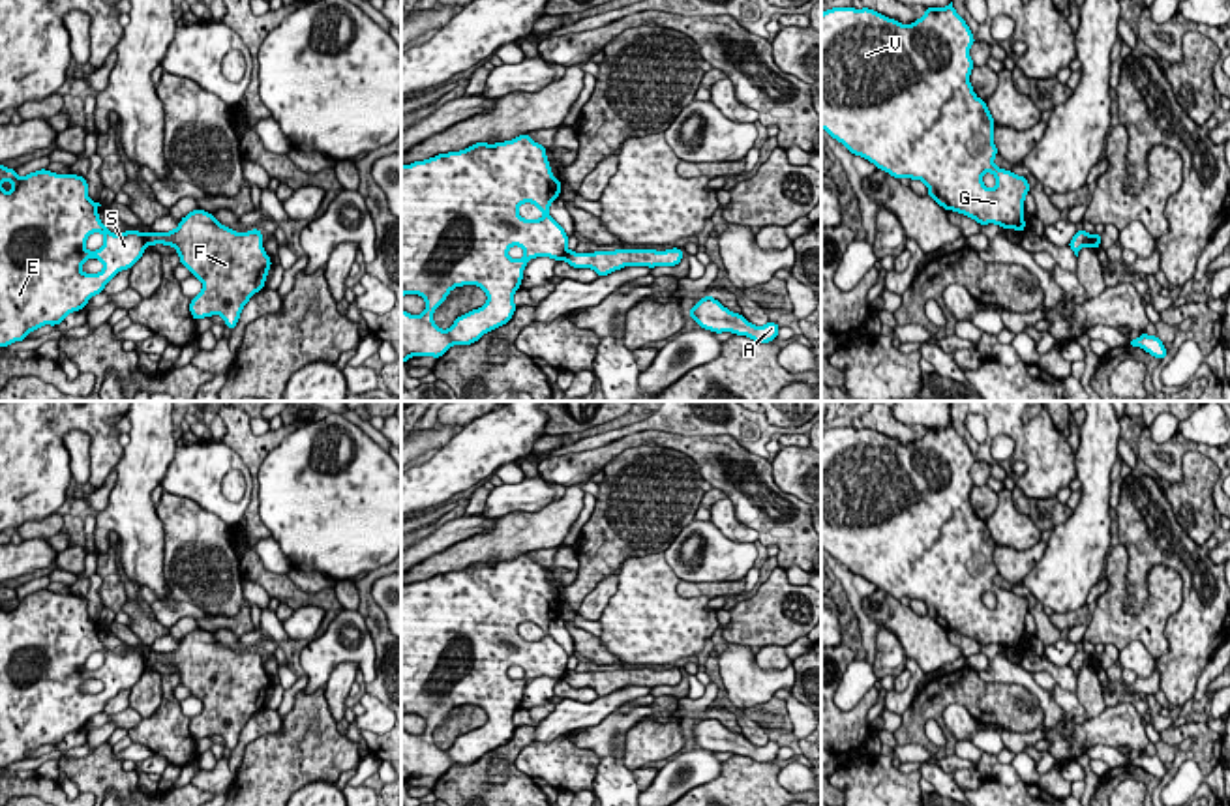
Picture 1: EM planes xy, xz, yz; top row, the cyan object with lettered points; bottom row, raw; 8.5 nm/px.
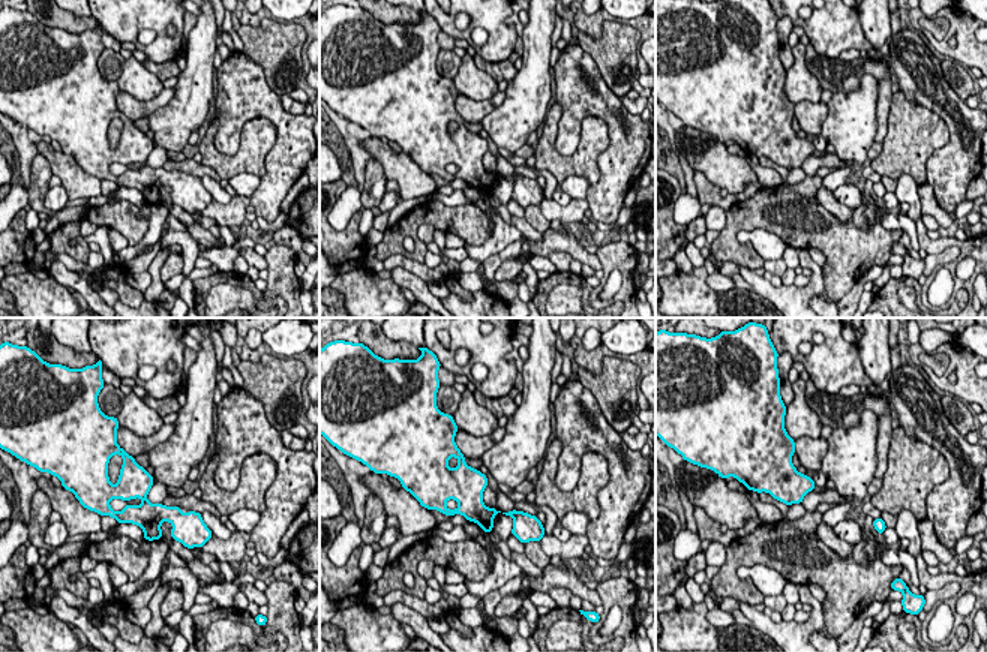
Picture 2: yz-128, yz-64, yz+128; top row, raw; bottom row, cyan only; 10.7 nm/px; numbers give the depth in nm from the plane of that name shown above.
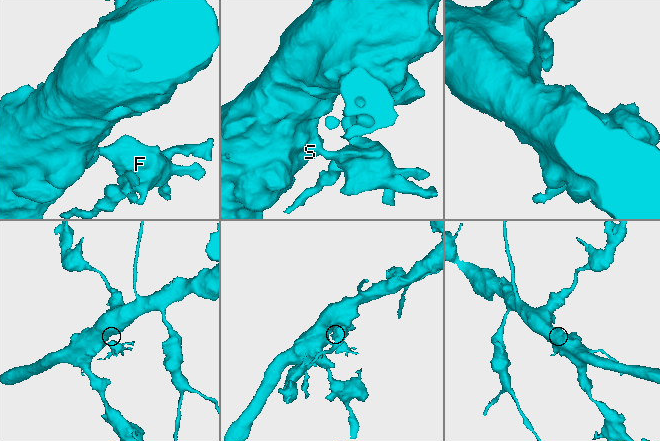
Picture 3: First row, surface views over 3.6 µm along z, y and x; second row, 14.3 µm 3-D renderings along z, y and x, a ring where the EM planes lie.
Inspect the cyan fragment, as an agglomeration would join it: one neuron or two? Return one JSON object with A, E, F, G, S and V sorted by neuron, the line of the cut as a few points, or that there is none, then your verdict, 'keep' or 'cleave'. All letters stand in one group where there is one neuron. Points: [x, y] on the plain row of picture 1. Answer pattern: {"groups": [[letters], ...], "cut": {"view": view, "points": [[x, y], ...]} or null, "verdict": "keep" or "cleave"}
{"groups": [["A", "F"], ["E", "G", "S", "V"]], "cut": {"view": "xy", "points": [[143, 655], [147, 664]]}, "verdict": "cleave"}

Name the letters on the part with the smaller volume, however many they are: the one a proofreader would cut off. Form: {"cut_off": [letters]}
{"cut_off": ["A", "F"]}

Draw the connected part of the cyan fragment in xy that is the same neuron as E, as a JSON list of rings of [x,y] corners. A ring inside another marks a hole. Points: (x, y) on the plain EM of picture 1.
[[[0,585],[2,602],[13,604],[11,611],[0,607],[0,767],[4,769],[26,759],[39,746],[56,746],[68,733],[82,729],[120,690],[137,684],[146,664],[139,650],[114,654],[99,641],[101,624],[90,620],[84,596],[41,589],[21,598],[15,589]],[[92,652],[105,656],[96,671],[84,667]],[[88,679],[101,680],[103,690],[84,694],[81,686]]]

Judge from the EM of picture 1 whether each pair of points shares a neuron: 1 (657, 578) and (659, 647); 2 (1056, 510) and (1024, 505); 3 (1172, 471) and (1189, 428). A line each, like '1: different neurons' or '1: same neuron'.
1: same neuron
2: same neuron
3: different neurons

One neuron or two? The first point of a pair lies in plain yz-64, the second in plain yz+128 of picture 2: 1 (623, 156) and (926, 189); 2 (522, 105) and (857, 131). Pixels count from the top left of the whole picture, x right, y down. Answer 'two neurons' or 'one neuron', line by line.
1: two neurons
2: one neuron

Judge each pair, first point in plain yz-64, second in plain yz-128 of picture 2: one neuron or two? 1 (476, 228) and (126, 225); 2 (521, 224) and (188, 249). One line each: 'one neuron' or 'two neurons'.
1: one neuron
2: two neurons

